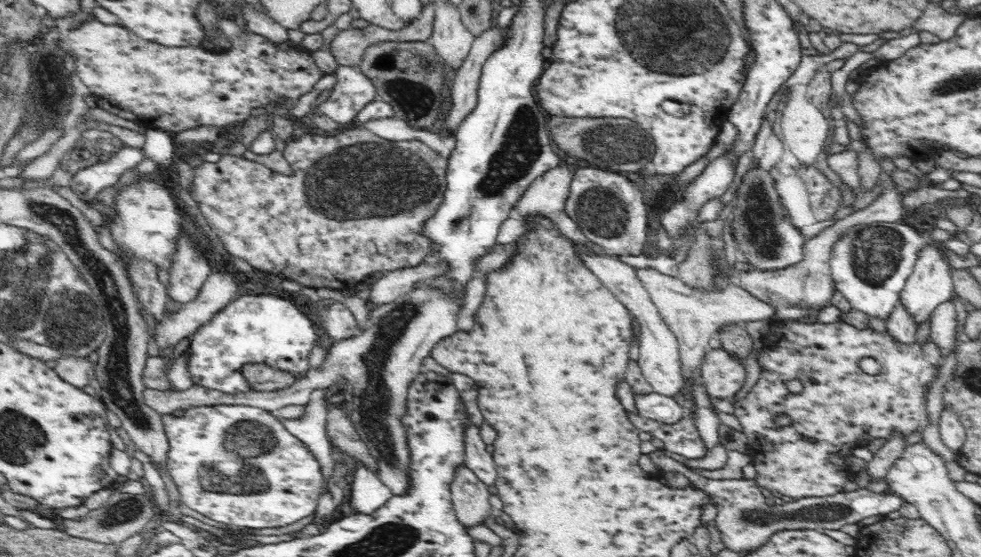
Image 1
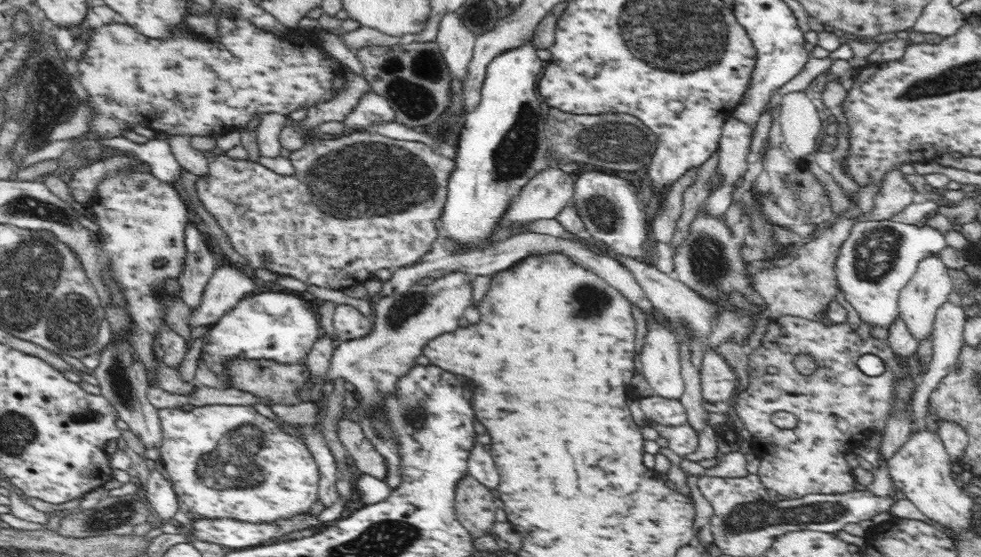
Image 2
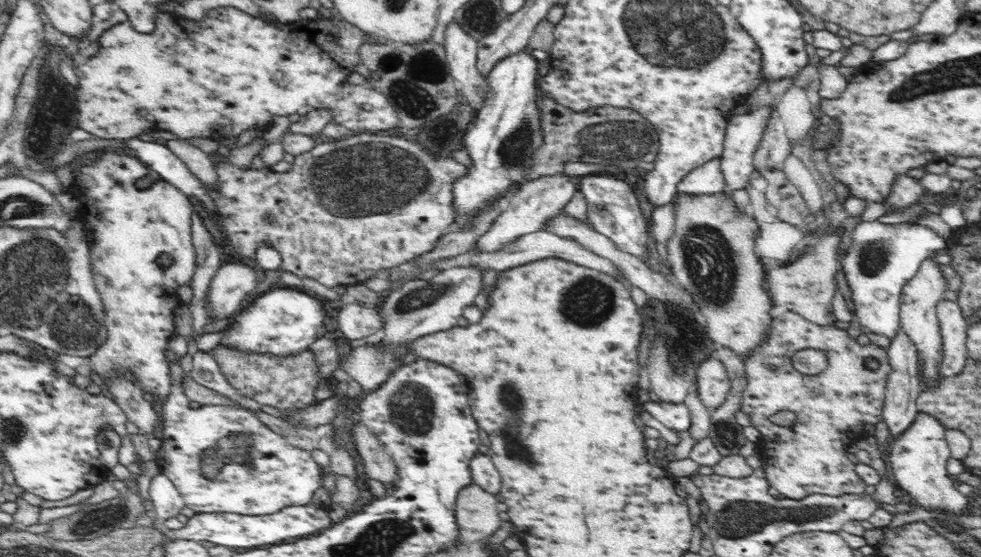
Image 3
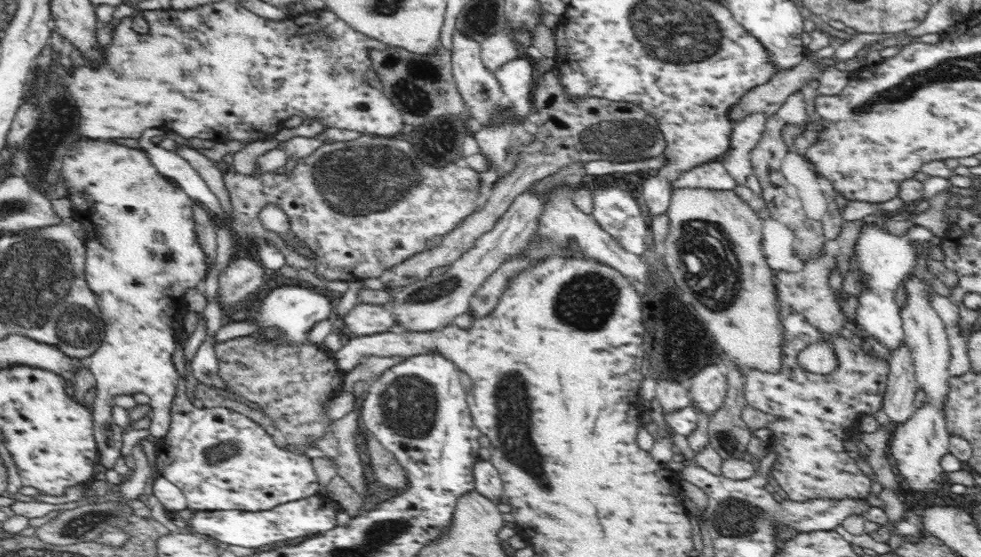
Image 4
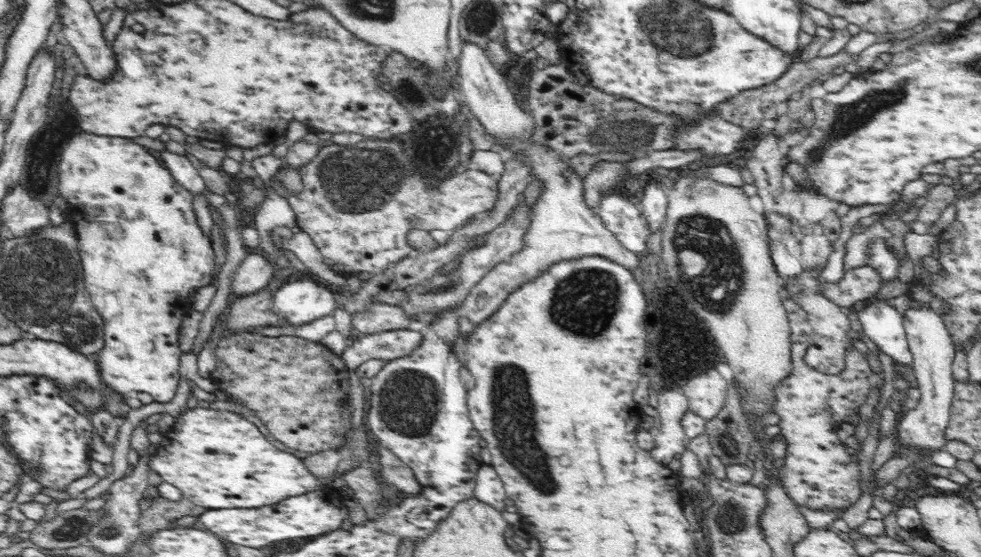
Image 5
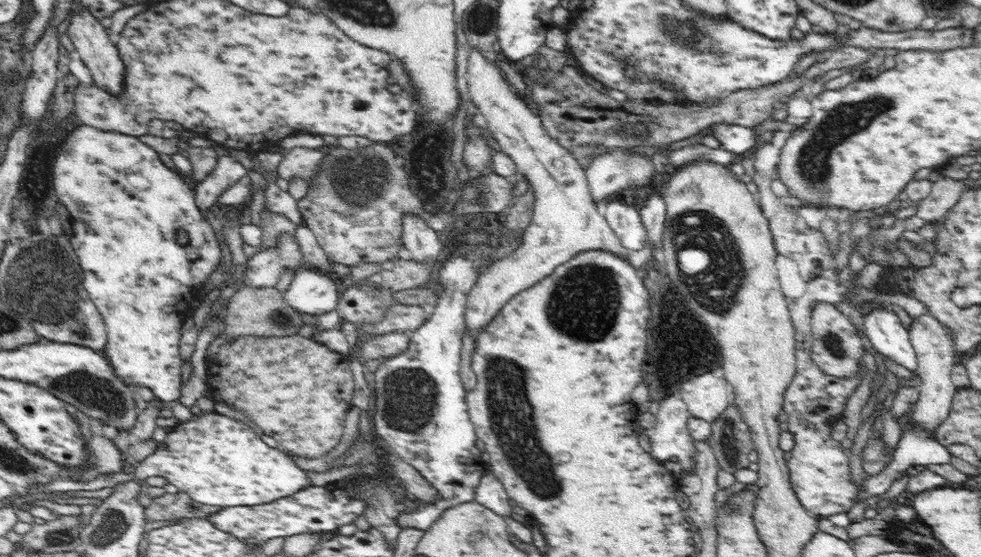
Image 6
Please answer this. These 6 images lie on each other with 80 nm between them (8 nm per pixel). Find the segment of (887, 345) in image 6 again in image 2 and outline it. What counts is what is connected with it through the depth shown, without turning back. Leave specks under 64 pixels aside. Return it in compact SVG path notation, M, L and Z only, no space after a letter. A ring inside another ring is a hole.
M892 220L868 221L854 223L848 238L838 250L838 258L834 264L836 281L845 298L854 307L861 320L872 326L890 328L899 316L899 292L914 277L918 262L925 256L938 255L940 250L948 246L945 233L925 225L919 227L911 224L892 222Z

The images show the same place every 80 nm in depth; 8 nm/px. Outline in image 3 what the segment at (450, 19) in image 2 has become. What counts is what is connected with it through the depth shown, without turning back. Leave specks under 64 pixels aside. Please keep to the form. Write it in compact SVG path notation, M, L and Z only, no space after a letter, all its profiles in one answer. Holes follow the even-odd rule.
M452 20L444 32L444 49L447 67L457 91L476 112L490 90L487 76L480 75L476 67L478 41Z

